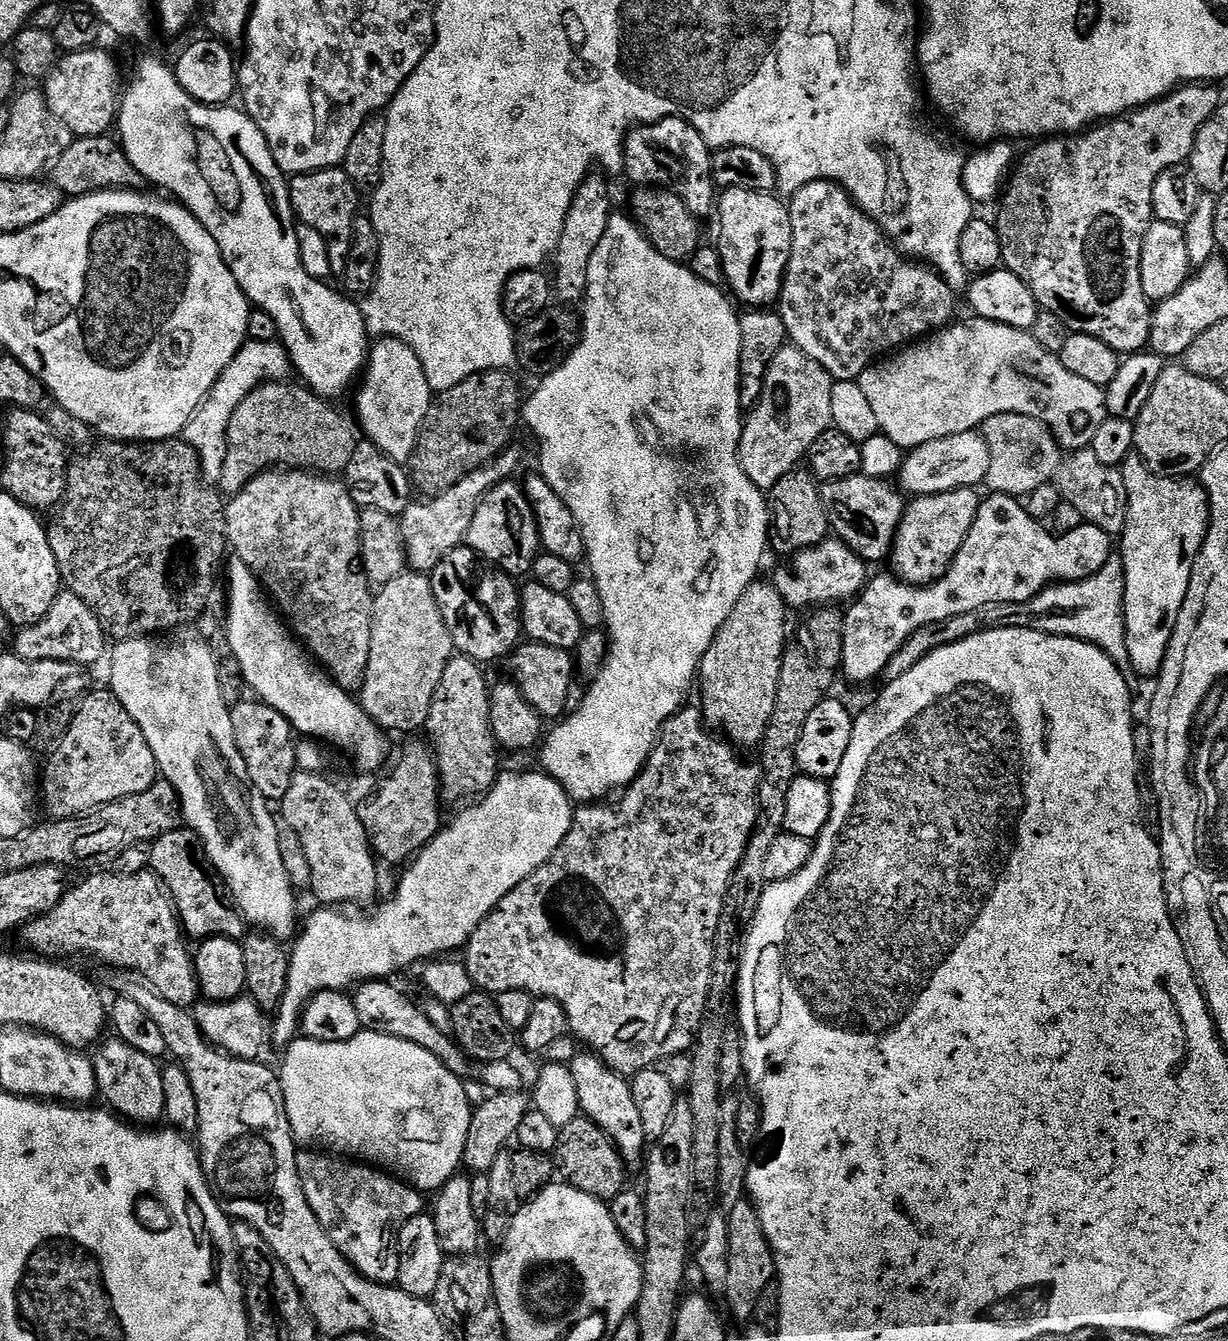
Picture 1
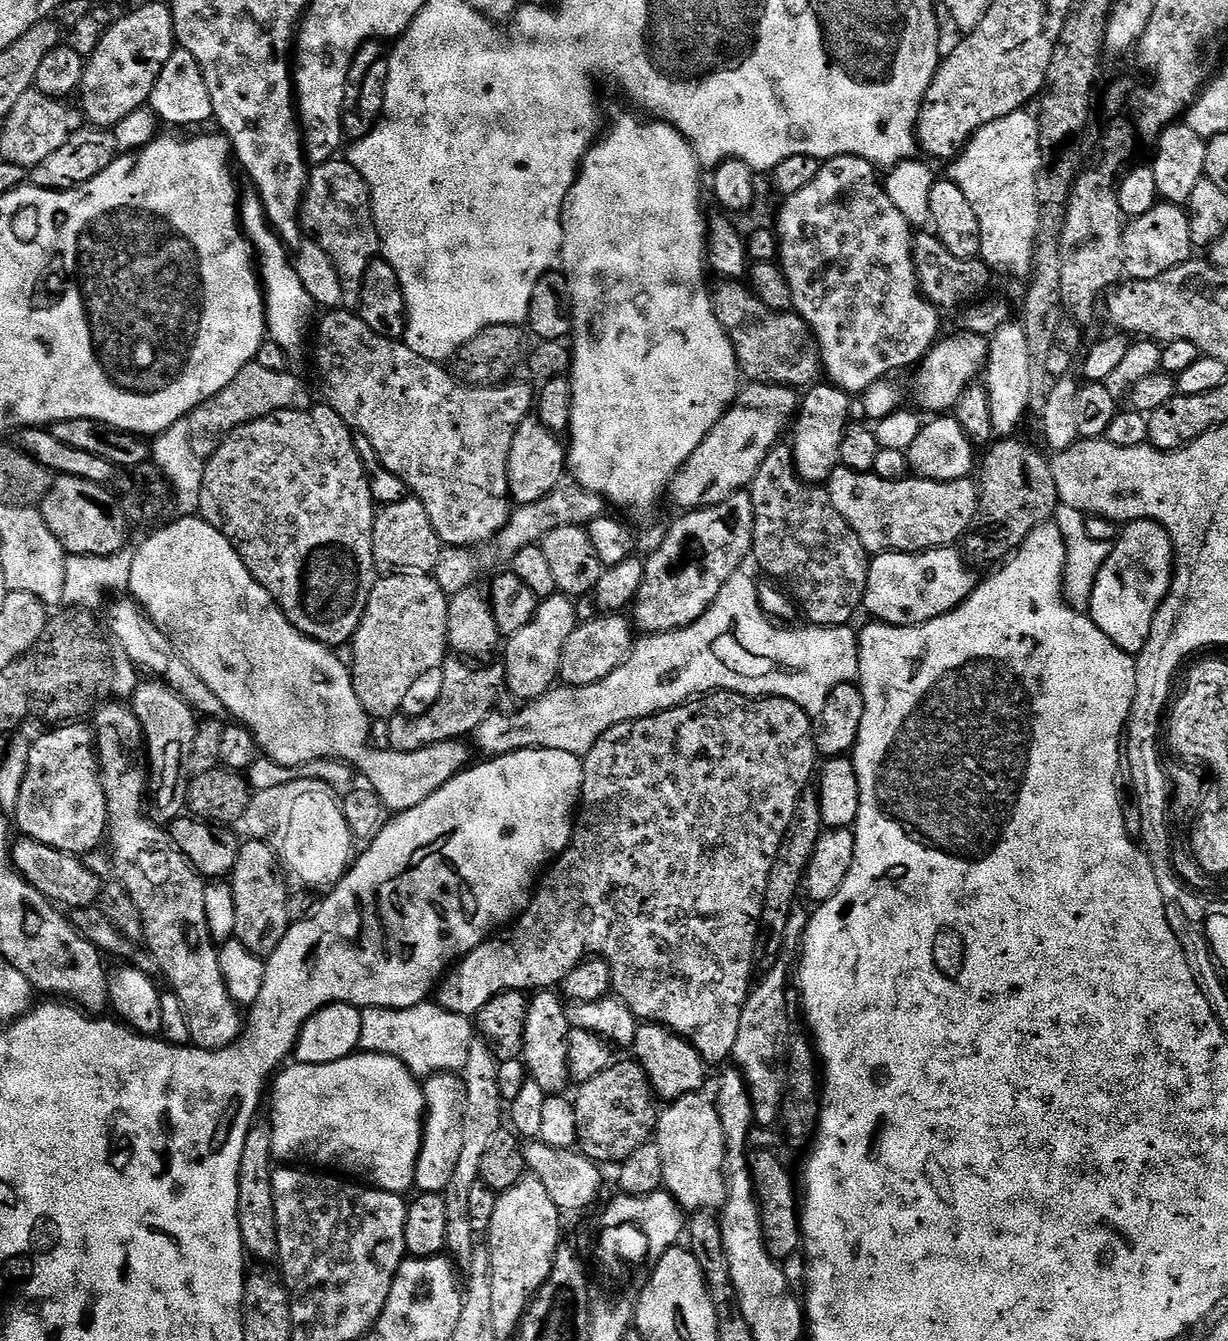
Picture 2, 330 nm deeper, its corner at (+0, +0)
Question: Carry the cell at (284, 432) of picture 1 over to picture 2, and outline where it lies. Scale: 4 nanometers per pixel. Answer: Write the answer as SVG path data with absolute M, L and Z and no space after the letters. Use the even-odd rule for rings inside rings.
M254 362L247 364L214 398L203 400L192 413L187 416L190 426L190 450L198 454L198 458L207 462L218 450L220 443L229 436L238 426L246 426L255 420L266 418L275 412L282 410L306 410L313 407L312 392L289 370L266 370Z

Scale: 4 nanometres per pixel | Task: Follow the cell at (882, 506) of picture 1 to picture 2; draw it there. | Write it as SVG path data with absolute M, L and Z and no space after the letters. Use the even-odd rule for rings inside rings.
M837 466L826 481L826 487L834 510L846 518L850 530L858 534L862 546L870 554L926 552L930 548L952 546L976 519L978 488L968 478L956 481L919 478L884 481L872 472L855 472Z

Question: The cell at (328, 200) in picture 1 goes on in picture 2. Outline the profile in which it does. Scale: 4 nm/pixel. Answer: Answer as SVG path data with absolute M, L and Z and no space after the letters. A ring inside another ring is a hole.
M344 158L315 165L308 173L300 224L313 242L330 254L330 262L334 262L334 270L338 270L338 282L342 282L343 307L359 309L362 278L366 278L366 270L380 252L380 235L374 222L372 195L366 178Z

